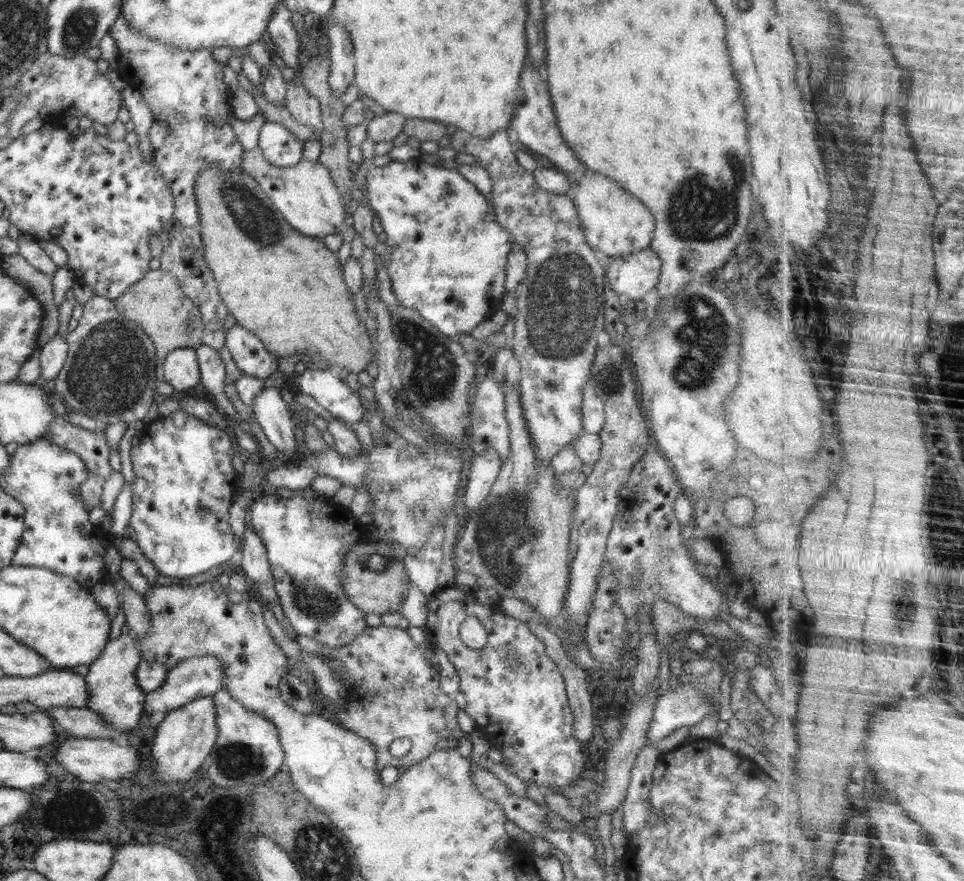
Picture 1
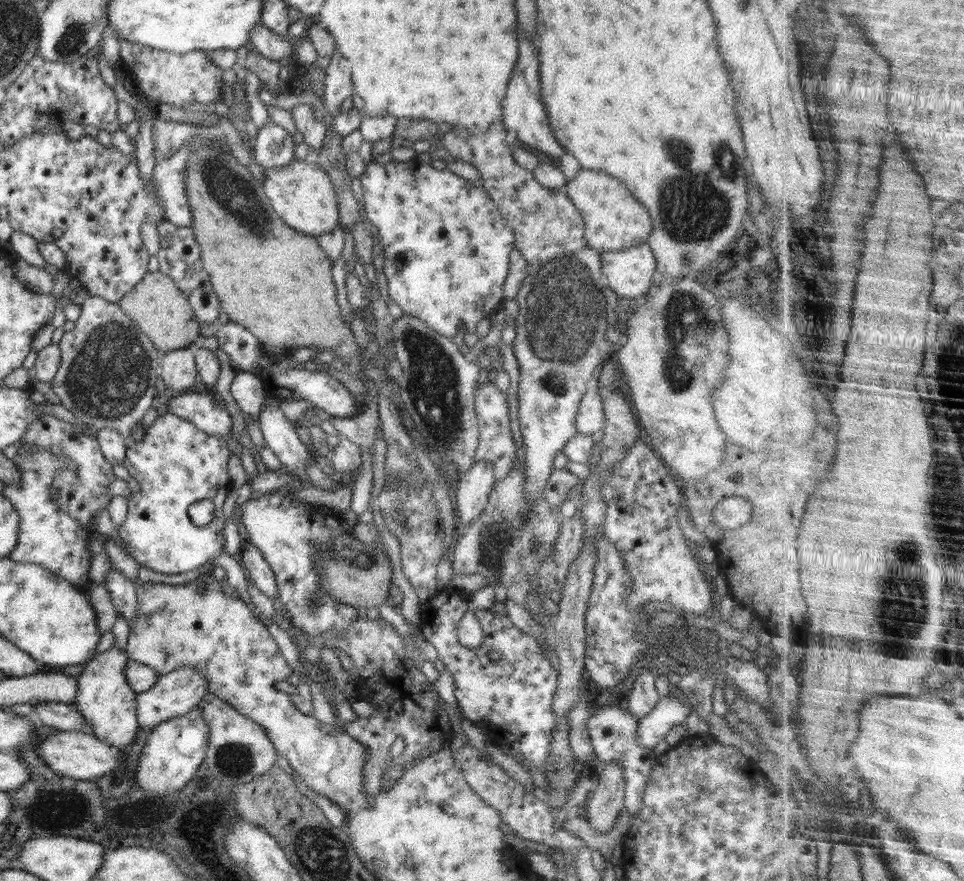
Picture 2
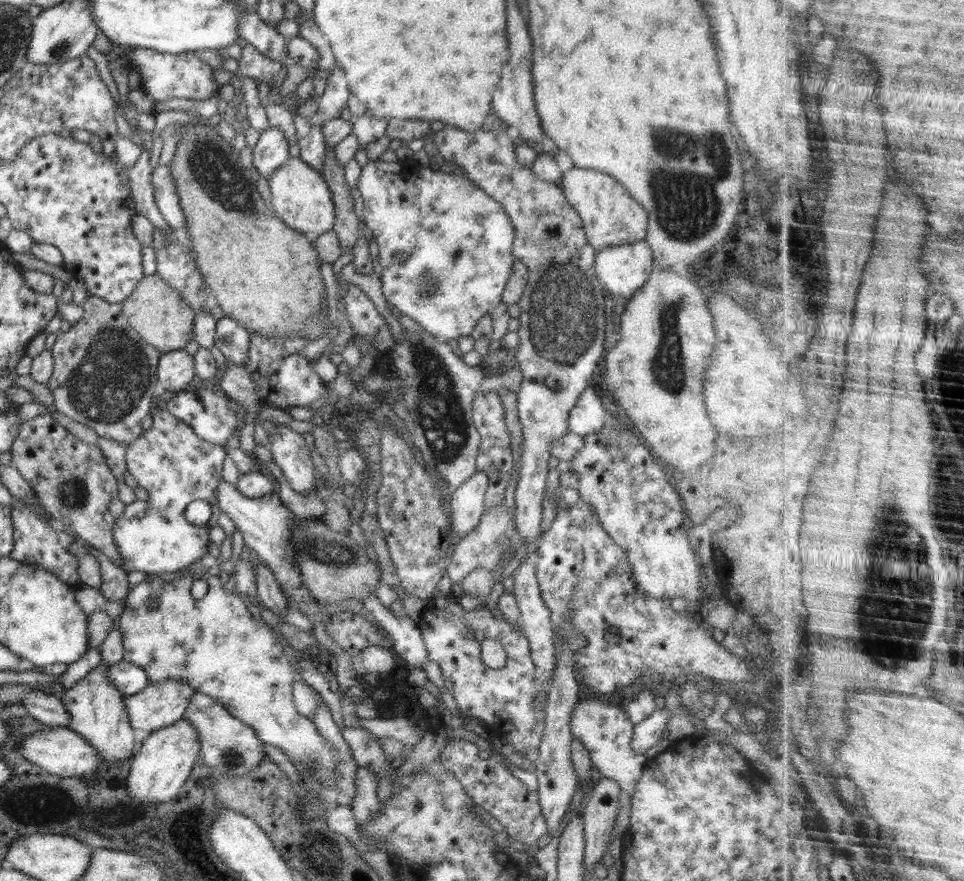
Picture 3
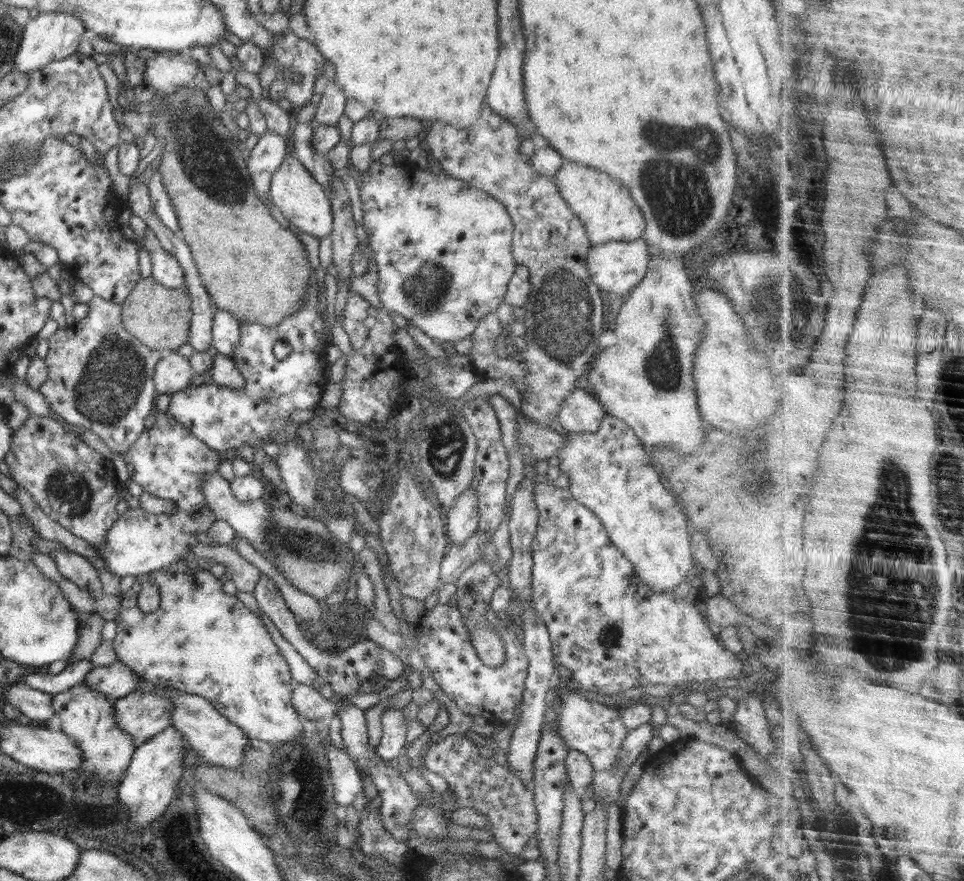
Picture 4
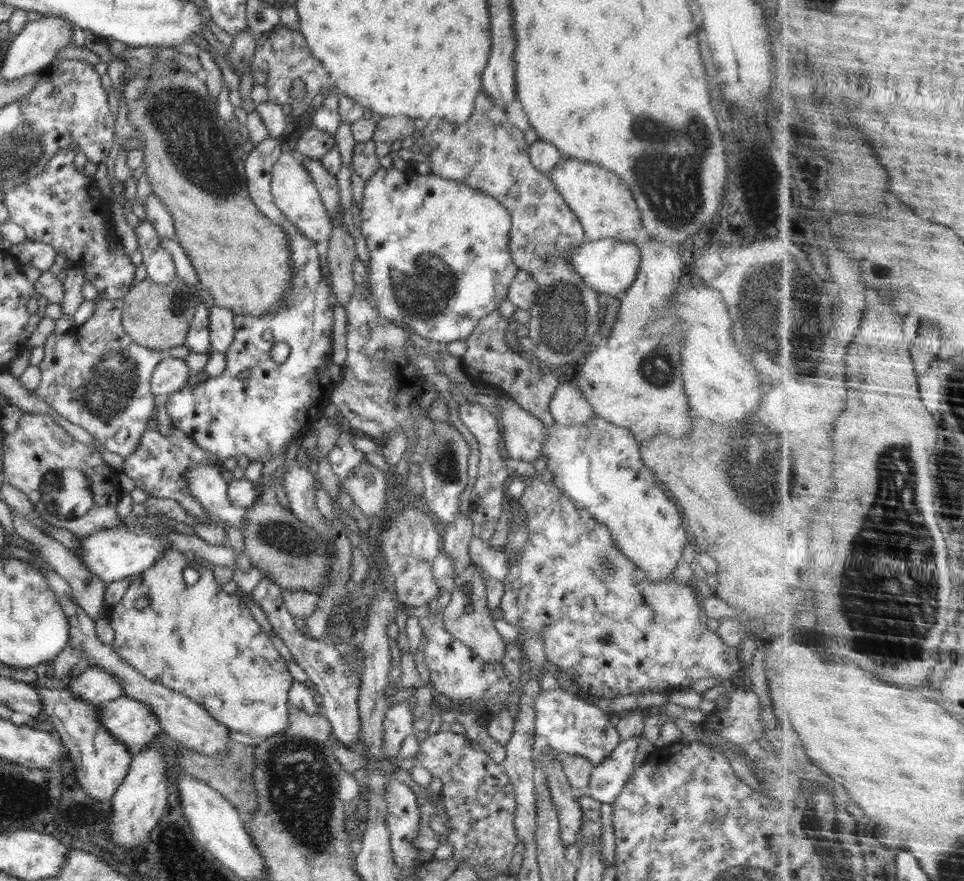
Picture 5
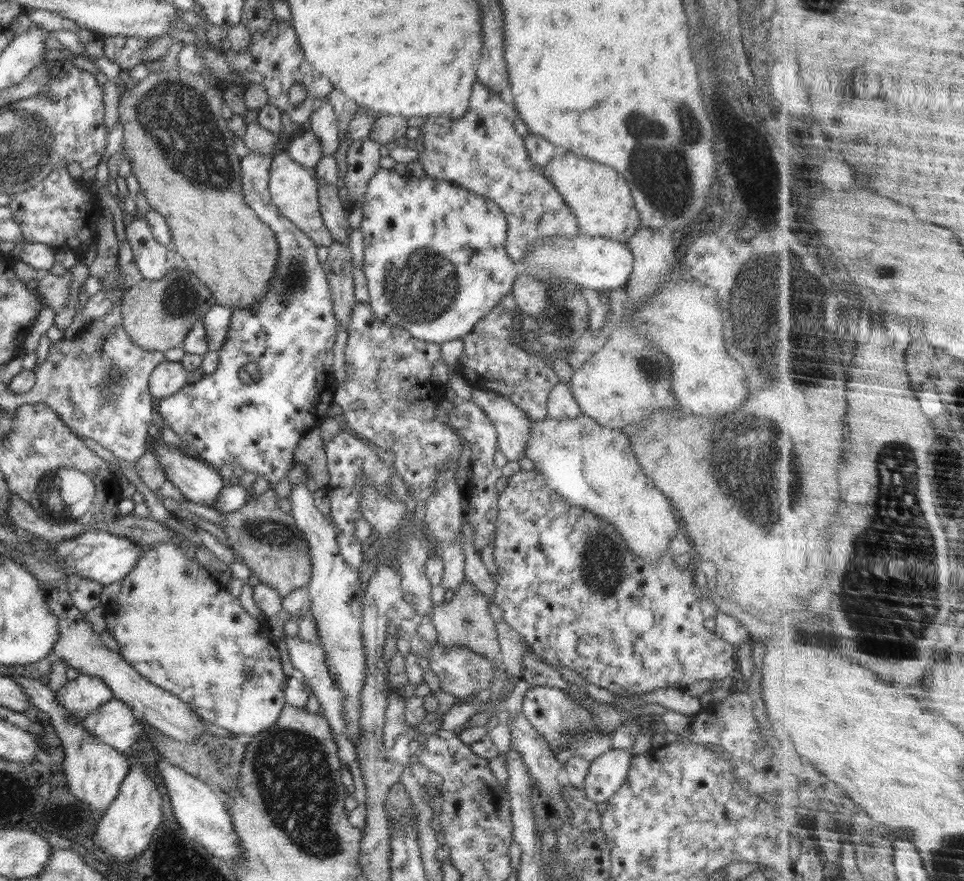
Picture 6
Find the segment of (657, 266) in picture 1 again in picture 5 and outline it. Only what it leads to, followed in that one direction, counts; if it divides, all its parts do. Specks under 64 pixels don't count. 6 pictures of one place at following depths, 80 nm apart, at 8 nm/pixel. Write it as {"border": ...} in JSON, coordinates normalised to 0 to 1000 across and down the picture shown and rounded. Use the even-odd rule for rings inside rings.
{"border":[[[639,271],[609,272],[598,279],[595,288],[590,293],[594,305],[619,333],[641,334],[651,329],[660,316],[663,305],[665,288],[659,276],[645,275]]]}

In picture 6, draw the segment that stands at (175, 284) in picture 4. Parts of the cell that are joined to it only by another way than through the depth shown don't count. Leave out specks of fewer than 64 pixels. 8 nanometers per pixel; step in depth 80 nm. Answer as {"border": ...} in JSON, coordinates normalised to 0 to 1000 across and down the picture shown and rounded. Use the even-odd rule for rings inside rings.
{"border":[[[139,245],[135,254],[130,257],[130,266],[149,317],[166,318],[182,304],[182,284],[162,275],[150,247]]]}

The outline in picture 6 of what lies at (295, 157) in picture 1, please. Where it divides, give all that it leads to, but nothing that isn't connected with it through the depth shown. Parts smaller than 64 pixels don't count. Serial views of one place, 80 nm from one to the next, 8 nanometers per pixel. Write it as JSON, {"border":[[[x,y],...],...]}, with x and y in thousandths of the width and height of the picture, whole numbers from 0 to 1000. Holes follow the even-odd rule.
{"border":[[[261,173],[253,177],[250,180],[251,193],[251,220],[253,229],[259,234],[259,236],[267,243],[267,246],[276,255],[278,255],[286,269],[288,276],[288,295],[285,302],[285,310],[279,318],[279,328],[277,333],[258,351],[244,350],[241,352],[241,359],[239,361],[239,370],[237,371],[237,379],[232,390],[225,397],[227,410],[225,419],[215,426],[215,428],[205,430],[201,436],[193,435],[190,440],[182,447],[177,447],[172,452],[162,455],[163,467],[167,470],[167,474],[172,477],[176,482],[176,486],[187,495],[189,499],[193,499],[196,504],[202,509],[203,518],[211,524],[221,530],[226,535],[230,529],[240,529],[242,532],[247,529],[253,529],[254,536],[263,536],[267,540],[276,540],[276,545],[279,547],[279,552],[286,552],[295,540],[300,536],[305,528],[304,513],[311,498],[324,486],[330,485],[331,481],[339,473],[340,463],[342,463],[345,456],[345,447],[350,439],[350,432],[345,425],[344,411],[346,388],[349,386],[349,375],[352,372],[352,367],[349,364],[349,359],[345,353],[345,343],[343,342],[343,329],[337,306],[334,304],[330,291],[328,289],[329,278],[327,275],[317,268],[302,250],[299,250],[289,238],[288,235],[281,228],[281,220],[279,217],[279,200],[280,187],[283,180],[283,175],[270,175],[269,173]],[[255,413],[268,413],[268,422],[270,422],[270,429],[255,436],[249,430],[249,418],[255,415]]]}

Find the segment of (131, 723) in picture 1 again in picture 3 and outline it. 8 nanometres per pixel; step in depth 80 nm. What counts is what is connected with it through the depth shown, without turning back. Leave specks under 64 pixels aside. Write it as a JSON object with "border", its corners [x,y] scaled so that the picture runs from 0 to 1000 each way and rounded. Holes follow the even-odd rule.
{"border":[[[104,751],[89,770],[82,772],[62,792],[66,804],[72,808],[72,827],[88,838],[103,855],[110,871],[112,865],[129,865],[141,854],[139,826],[131,808],[131,788],[124,785],[111,767],[115,756]]]}

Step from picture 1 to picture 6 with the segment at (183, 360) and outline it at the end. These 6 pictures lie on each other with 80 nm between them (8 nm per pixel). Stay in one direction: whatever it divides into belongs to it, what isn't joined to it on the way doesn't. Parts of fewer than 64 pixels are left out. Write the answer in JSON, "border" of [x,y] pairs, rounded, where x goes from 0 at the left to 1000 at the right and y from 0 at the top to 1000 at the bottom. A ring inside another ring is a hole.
{"border":[[[168,410],[155,429],[155,446],[160,454],[165,454],[185,446],[195,434],[195,421],[189,415],[188,410]]]}

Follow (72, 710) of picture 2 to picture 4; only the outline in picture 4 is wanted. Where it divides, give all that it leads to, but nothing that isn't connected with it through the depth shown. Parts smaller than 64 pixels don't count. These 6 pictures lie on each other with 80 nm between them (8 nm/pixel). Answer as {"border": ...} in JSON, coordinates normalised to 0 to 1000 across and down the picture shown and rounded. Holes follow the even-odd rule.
{"border":[[[19,774],[12,775],[4,783],[6,783],[4,790],[7,790],[7,798],[36,820],[52,817],[57,812],[53,800],[55,798],[53,788]]]}

